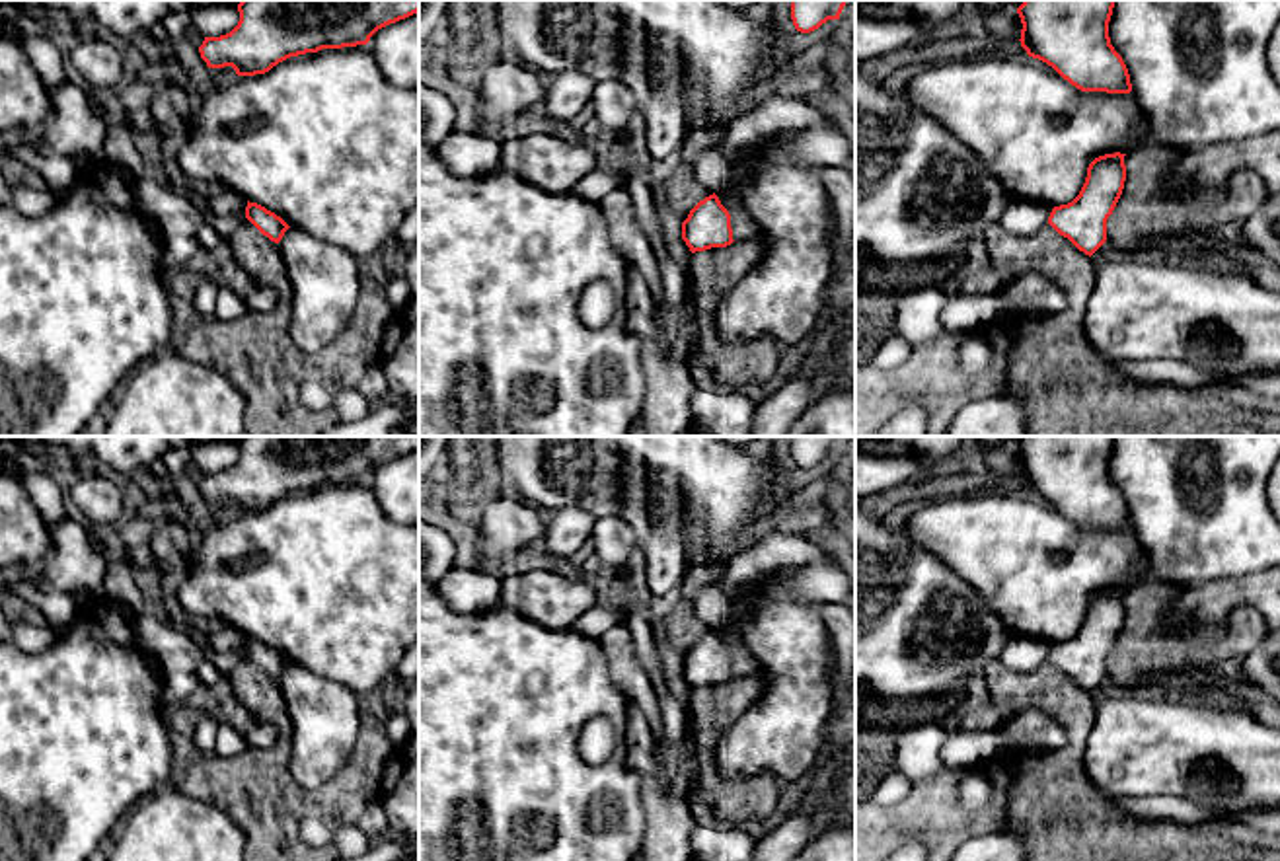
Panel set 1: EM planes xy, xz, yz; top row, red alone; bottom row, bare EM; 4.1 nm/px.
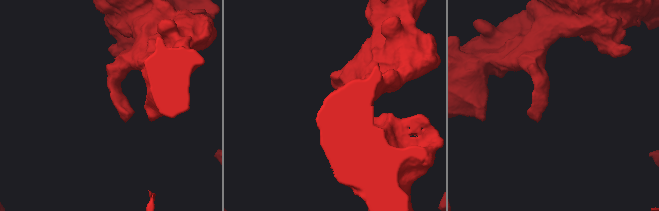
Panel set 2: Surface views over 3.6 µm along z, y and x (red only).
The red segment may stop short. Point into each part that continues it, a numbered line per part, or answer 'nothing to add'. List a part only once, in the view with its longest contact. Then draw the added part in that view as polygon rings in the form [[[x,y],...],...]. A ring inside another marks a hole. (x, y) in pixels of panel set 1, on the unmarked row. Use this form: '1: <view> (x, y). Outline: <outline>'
nothing to add

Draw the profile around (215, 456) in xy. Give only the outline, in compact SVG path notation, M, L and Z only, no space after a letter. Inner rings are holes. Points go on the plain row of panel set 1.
M212 440L191 448L191 464L203 473L220 473L230 469L240 458L238 442Z

